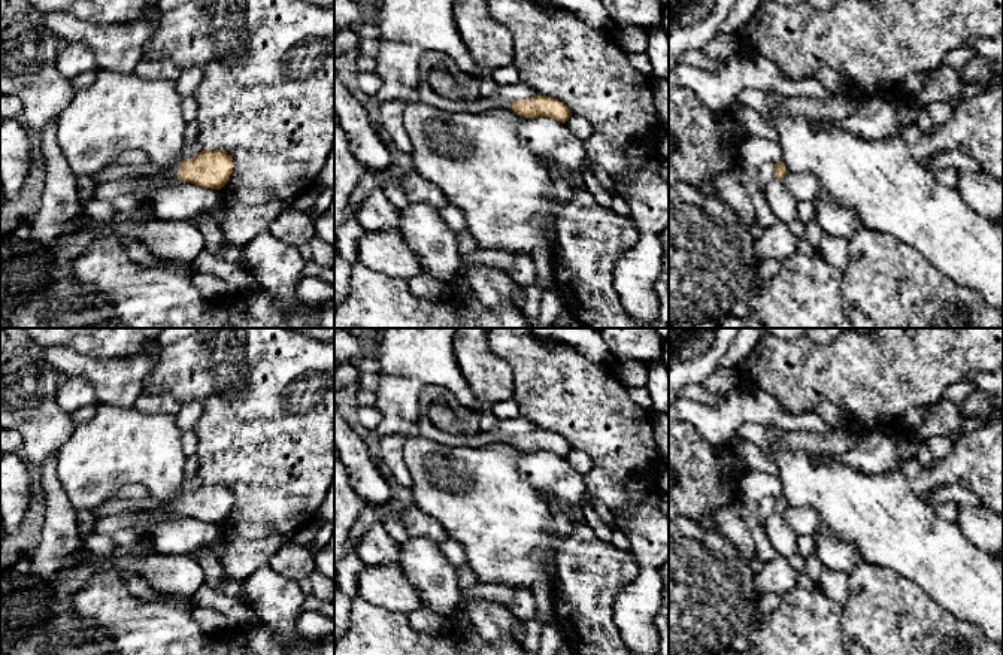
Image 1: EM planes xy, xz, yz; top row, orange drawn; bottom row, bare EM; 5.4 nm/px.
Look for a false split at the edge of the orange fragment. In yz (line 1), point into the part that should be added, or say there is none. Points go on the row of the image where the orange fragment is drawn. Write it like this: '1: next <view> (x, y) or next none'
1: next none

